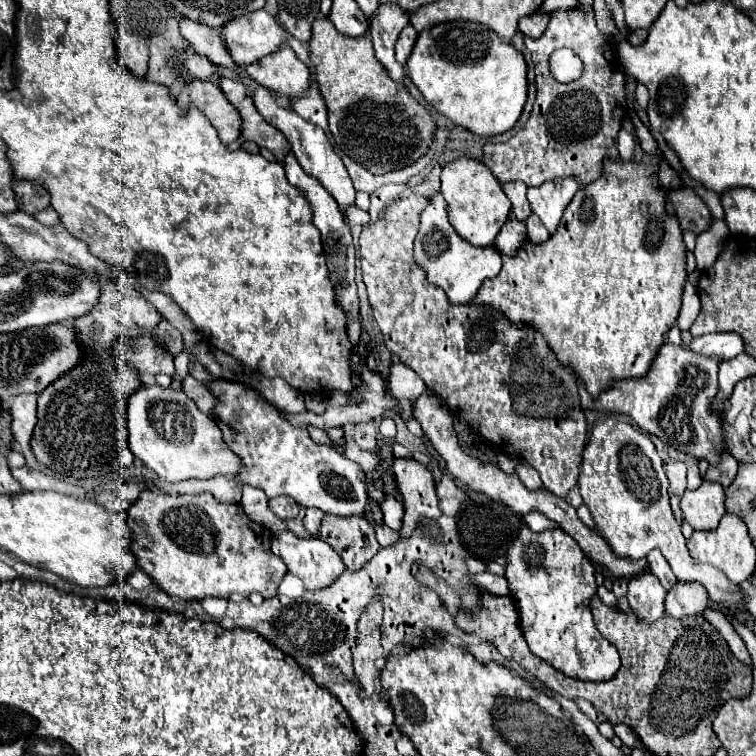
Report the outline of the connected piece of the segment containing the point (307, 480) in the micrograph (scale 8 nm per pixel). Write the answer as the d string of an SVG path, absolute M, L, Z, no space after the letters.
M215 379L205 387L215 391L215 411L225 443L245 465L237 481L263 489L269 499L287 495L303 507L319 507L333 515L349 517L365 511L369 497L365 491L365 471L359 463L353 463L329 445L317 445L305 427L291 425L261 393L247 385Z

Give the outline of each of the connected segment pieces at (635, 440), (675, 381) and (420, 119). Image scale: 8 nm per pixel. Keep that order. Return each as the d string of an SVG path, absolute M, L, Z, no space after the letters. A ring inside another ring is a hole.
M601 417L591 431L589 443L583 449L583 461L581 461L581 471L579 471L579 491L583 497L583 503L589 507L591 517L597 525L599 535L609 543L609 547L613 549L613 553L621 559L643 559L647 557L647 553L651 549L659 549L665 559L669 561L671 569L675 571L679 581L699 581L701 585L705 585L709 599L713 603L735 603L741 595L737 585L731 585L731 581L727 581L727 577L717 571L711 565L695 565L693 559L687 553L687 541L681 533L681 525L675 521L671 505L669 505L669 493L667 493L669 481L663 469L663 461L657 455L655 445L651 443L651 439L647 435L643 435L641 431L637 431L633 425L629 423L621 423L617 419L605 419Z
M665 343L651 365L651 371L643 379L617 381L593 401L593 407L599 411L621 413L625 417L629 415L641 431L659 437L669 447L699 461L705 459L709 465L717 465L723 453L729 453L723 437L723 413L713 413L711 409L719 393L717 363L717 357L695 355L685 347ZM685 371L689 371L689 389L683 385Z
M329 17L315 19L311 31L309 59L315 65L315 81L329 111L329 129L341 151L375 175L419 159L433 139L435 123L403 85L389 79L375 59L371 37L341 35Z

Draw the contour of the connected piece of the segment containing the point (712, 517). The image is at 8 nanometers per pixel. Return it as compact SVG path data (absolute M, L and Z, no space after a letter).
M703 481L695 491L685 491L681 499L681 511L685 521L695 531L717 529L721 517L725 515L725 491L719 483Z

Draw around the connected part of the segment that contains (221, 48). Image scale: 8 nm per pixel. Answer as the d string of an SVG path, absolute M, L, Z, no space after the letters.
M181 17L179 21L179 27L181 27L181 35L193 43L195 51L199 55L205 55L209 61L213 61L215 65L223 65L223 67L235 67L231 55L227 53L225 49L225 41L223 37L219 35L219 31L207 27L207 25L201 25L201 23L195 23L195 21L189 21L185 17Z

